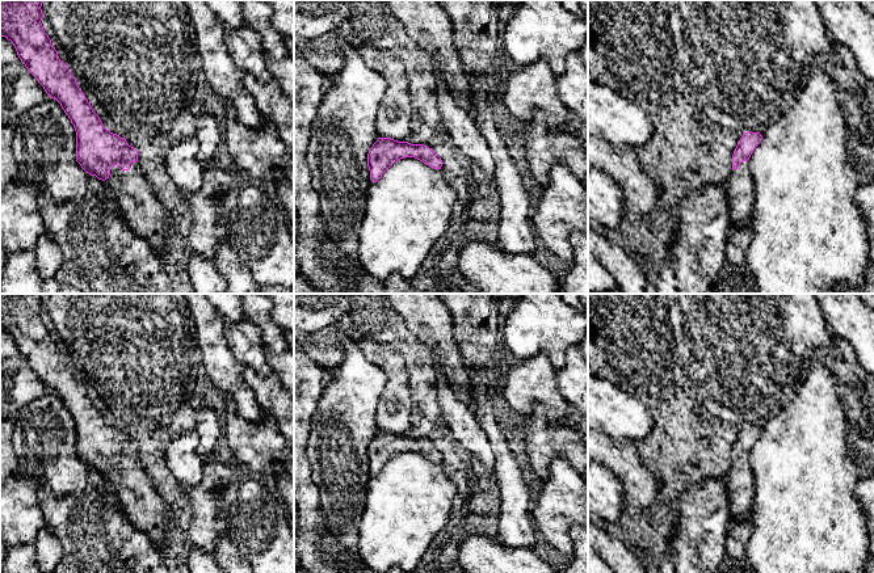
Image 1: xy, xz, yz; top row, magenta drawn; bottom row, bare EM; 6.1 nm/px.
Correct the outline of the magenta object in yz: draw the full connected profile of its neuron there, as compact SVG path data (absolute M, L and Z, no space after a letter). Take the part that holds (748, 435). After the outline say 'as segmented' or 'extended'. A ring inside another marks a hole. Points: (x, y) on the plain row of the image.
M744 426L732 448L732 464L728 473L730 510L732 521L741 521L752 515L756 497L753 472L748 454L761 435L760 426Z | extended

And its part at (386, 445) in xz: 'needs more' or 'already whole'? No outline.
already whole

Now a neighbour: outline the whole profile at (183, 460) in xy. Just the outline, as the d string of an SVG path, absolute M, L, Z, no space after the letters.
M190 430L169 441L165 446L164 463L184 486L197 485L202 480L206 460L197 452L198 442L197 431Z

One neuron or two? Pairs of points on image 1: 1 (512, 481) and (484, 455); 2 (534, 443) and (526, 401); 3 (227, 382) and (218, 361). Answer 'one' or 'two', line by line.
1: two
2: two
3: one

